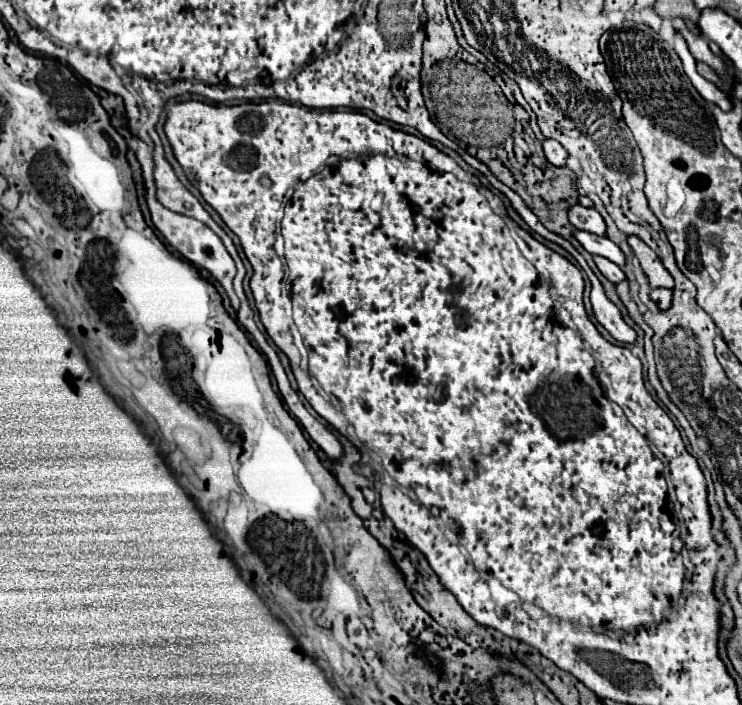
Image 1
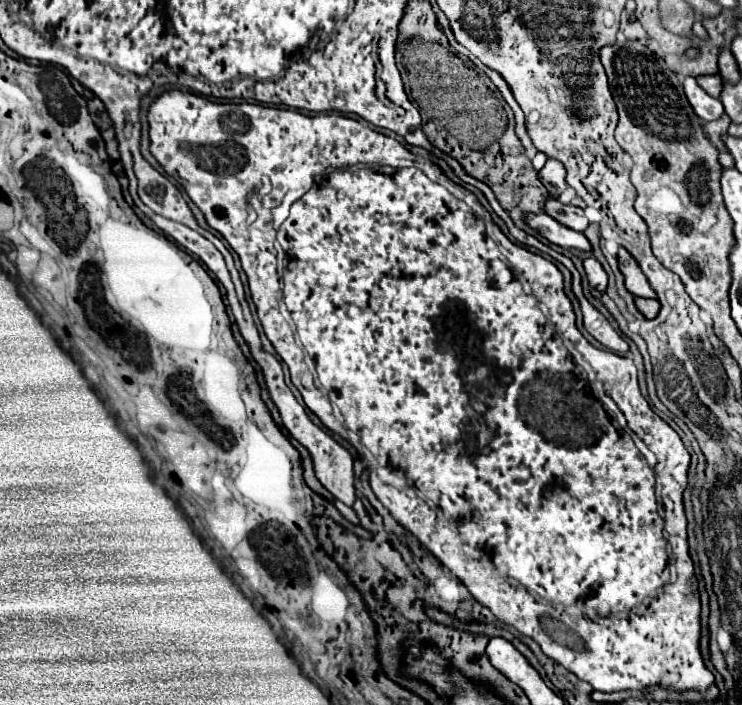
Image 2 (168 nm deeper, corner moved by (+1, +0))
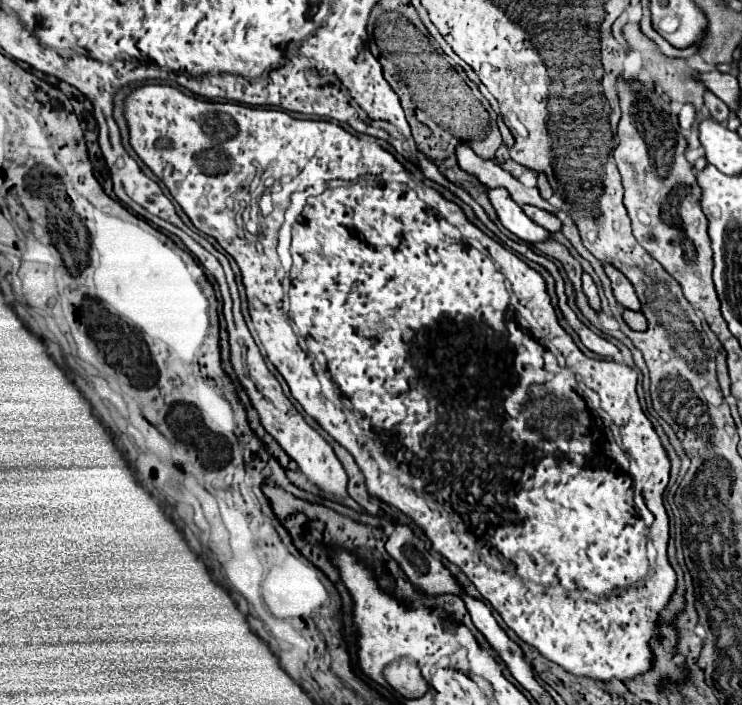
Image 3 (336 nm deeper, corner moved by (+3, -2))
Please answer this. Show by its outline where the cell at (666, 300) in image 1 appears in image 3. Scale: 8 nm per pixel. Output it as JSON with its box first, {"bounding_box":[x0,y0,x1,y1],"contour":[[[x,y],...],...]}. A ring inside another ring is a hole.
{"bounding_box":[622,309,648,331],"contour":[[[624,309],[622,317],[624,317],[626,325],[628,325],[632,331],[644,331],[646,325],[648,325],[646,319],[644,319],[644,315],[642,315],[640,311],[628,311],[628,309]]]}

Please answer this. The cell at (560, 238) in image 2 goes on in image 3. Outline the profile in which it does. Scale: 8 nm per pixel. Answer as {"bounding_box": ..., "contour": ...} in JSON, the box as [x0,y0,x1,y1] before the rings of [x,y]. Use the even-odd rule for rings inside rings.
{"bounding_box":[488,187,550,243],"contour":[[[502,187],[488,189],[488,199],[490,199],[500,223],[510,233],[514,233],[516,237],[520,237],[520,239],[524,239],[528,243],[546,241],[550,237],[548,231],[544,231],[542,227],[536,227],[536,223],[532,223],[532,219],[528,219],[524,215],[520,205],[512,201],[512,197],[508,195],[506,189],[502,189]]]}

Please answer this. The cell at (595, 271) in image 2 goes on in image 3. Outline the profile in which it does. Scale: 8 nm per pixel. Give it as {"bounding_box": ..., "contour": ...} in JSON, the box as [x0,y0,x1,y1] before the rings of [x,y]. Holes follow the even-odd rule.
{"bounding_box":[582,275,600,313],"contour":[[[582,275],[582,291],[584,291],[584,295],[588,297],[588,303],[590,303],[590,307],[596,311],[596,313],[600,313],[600,297],[598,297],[598,289],[596,289],[596,285],[594,285],[594,281],[590,279],[590,275]]]}

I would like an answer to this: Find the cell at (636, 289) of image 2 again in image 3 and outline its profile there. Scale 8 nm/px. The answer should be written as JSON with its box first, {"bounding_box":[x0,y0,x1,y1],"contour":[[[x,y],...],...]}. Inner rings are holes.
{"bounding_box":[604,265,640,311],"contour":[[[606,265],[604,271],[612,283],[612,291],[614,291],[616,301],[630,311],[640,311],[640,301],[636,299],[634,287],[628,283],[628,279],[624,279],[624,275],[620,275],[620,271],[616,271],[616,267],[612,267],[612,265]]]}

